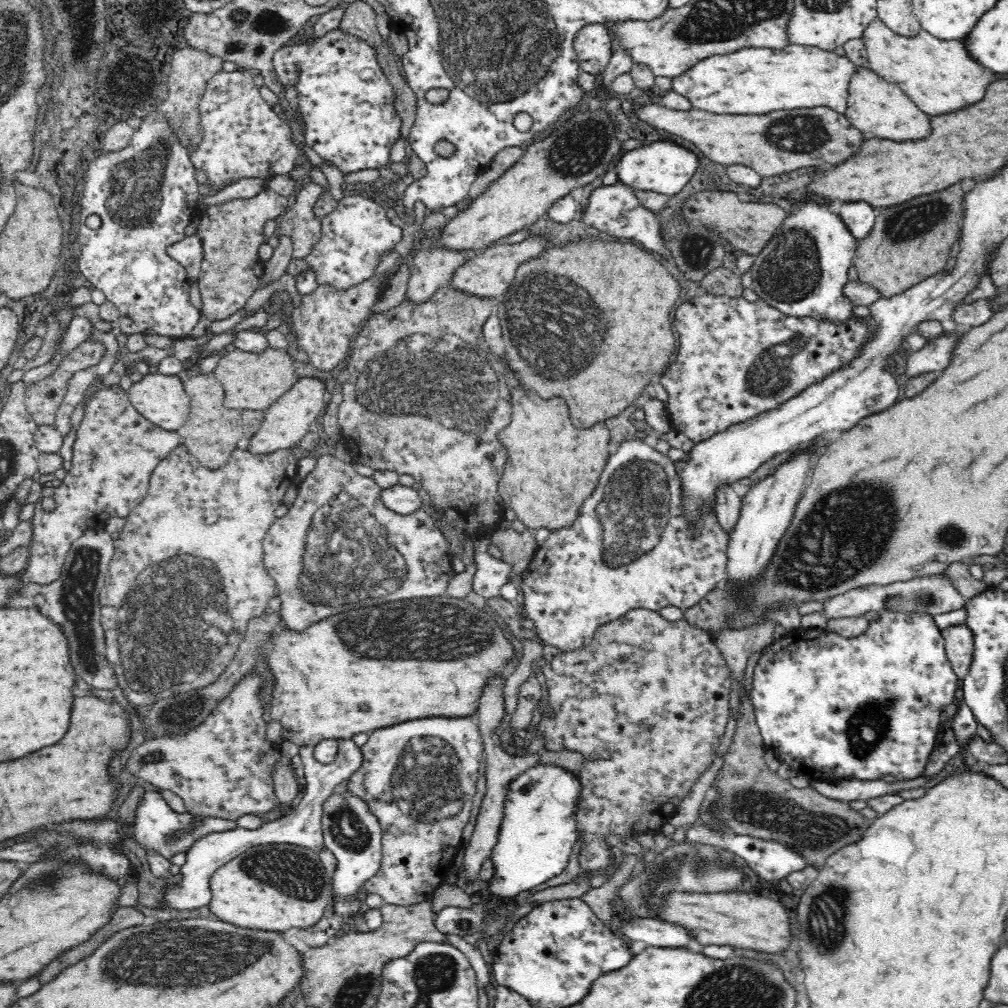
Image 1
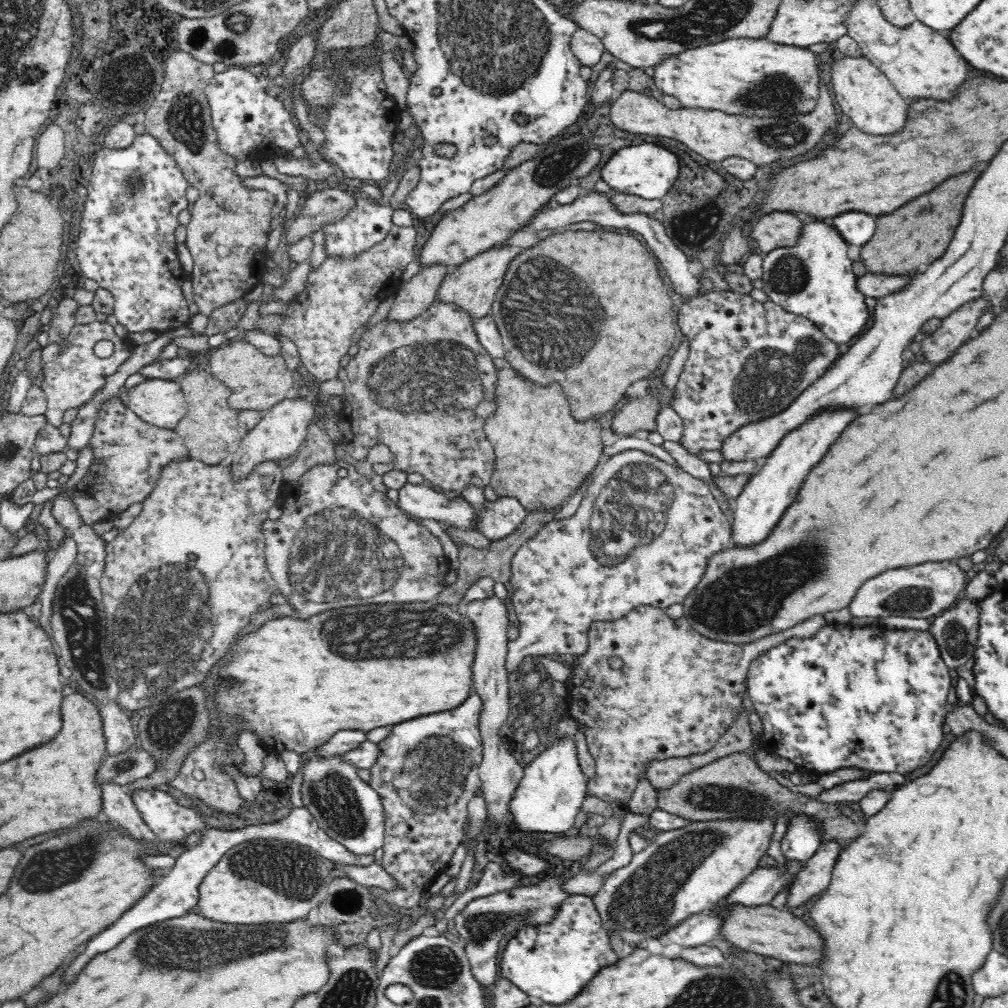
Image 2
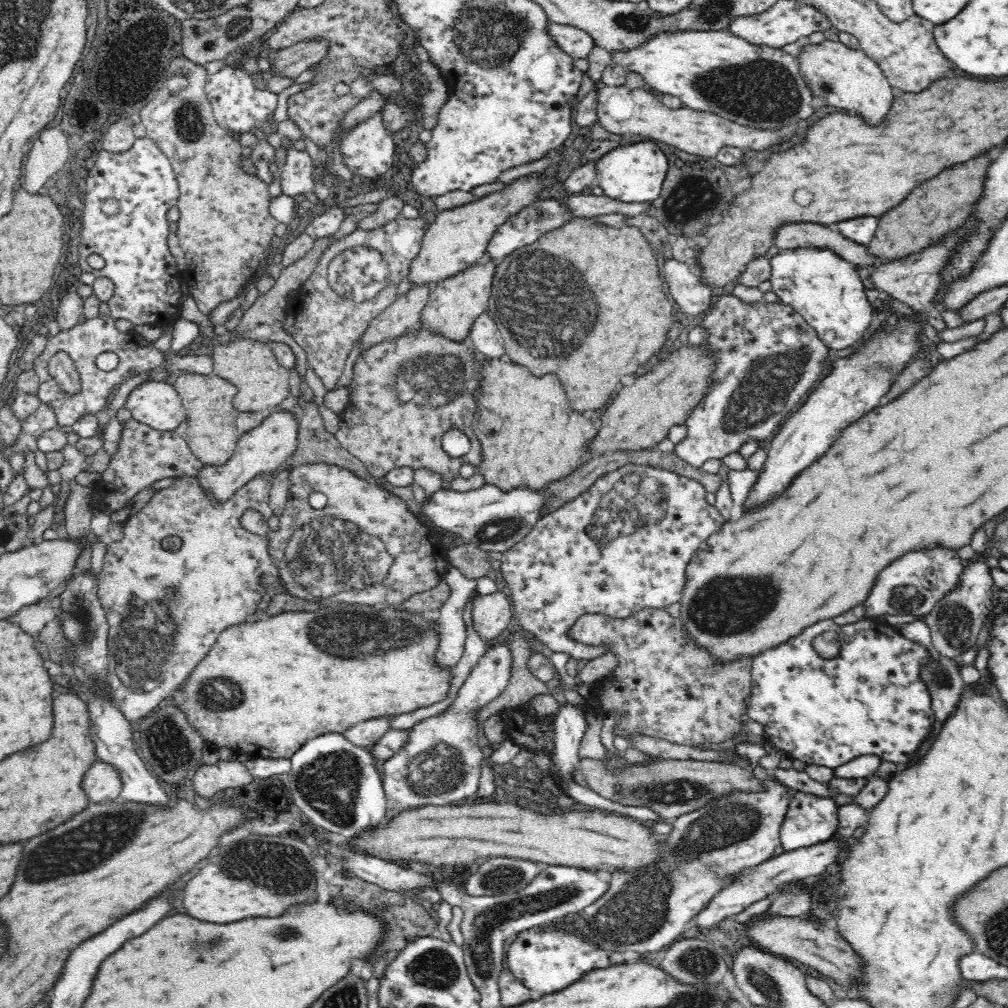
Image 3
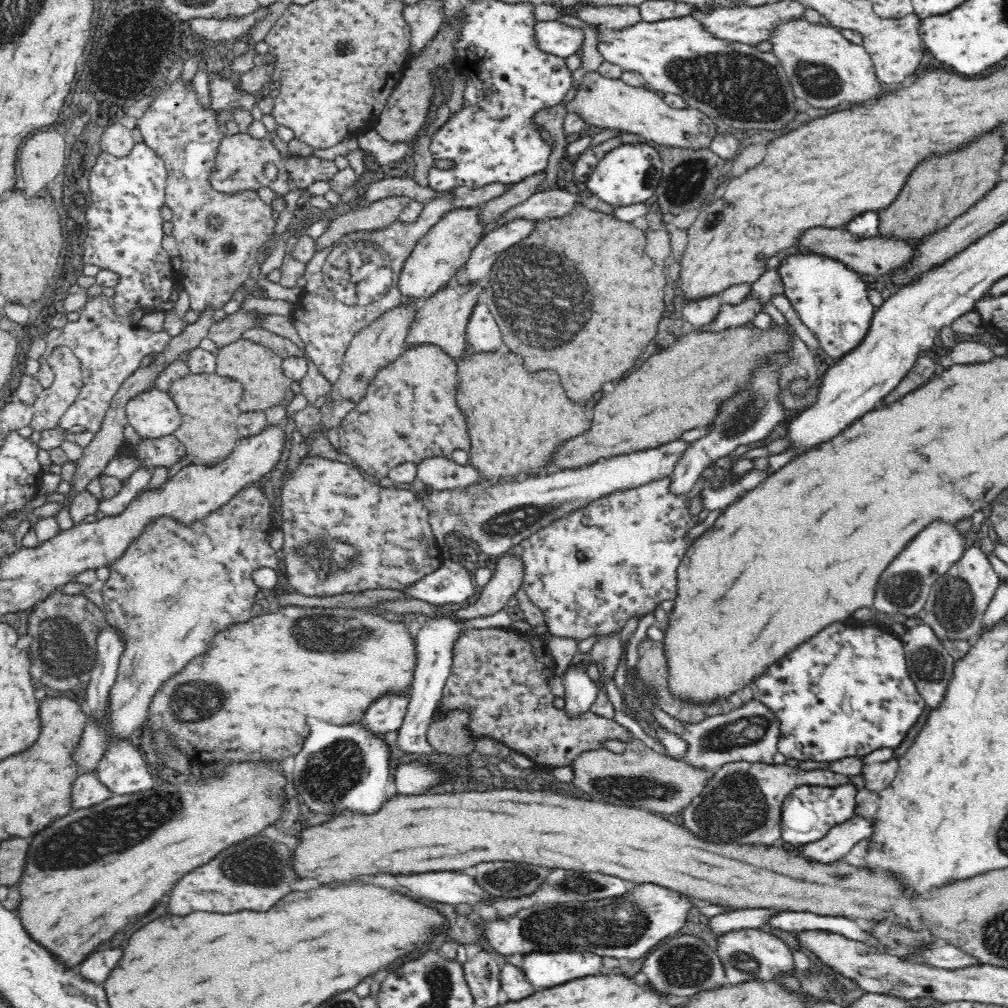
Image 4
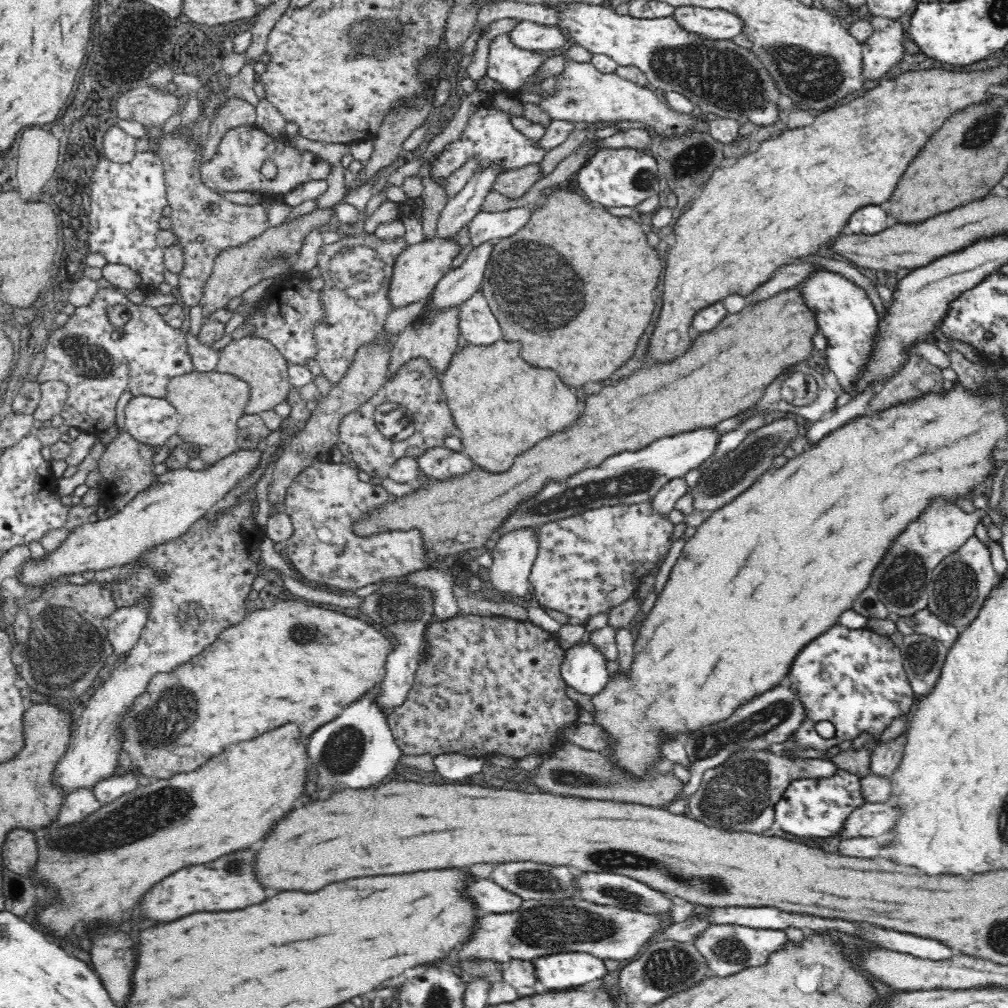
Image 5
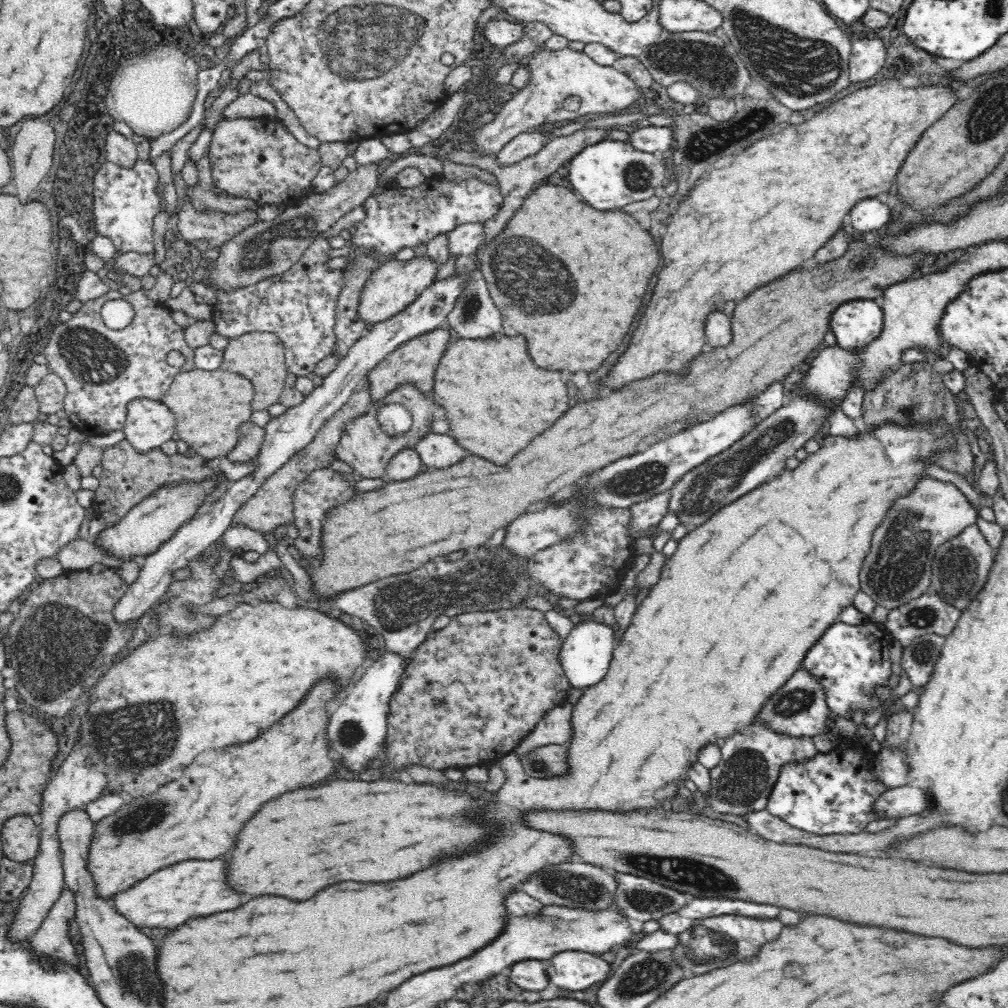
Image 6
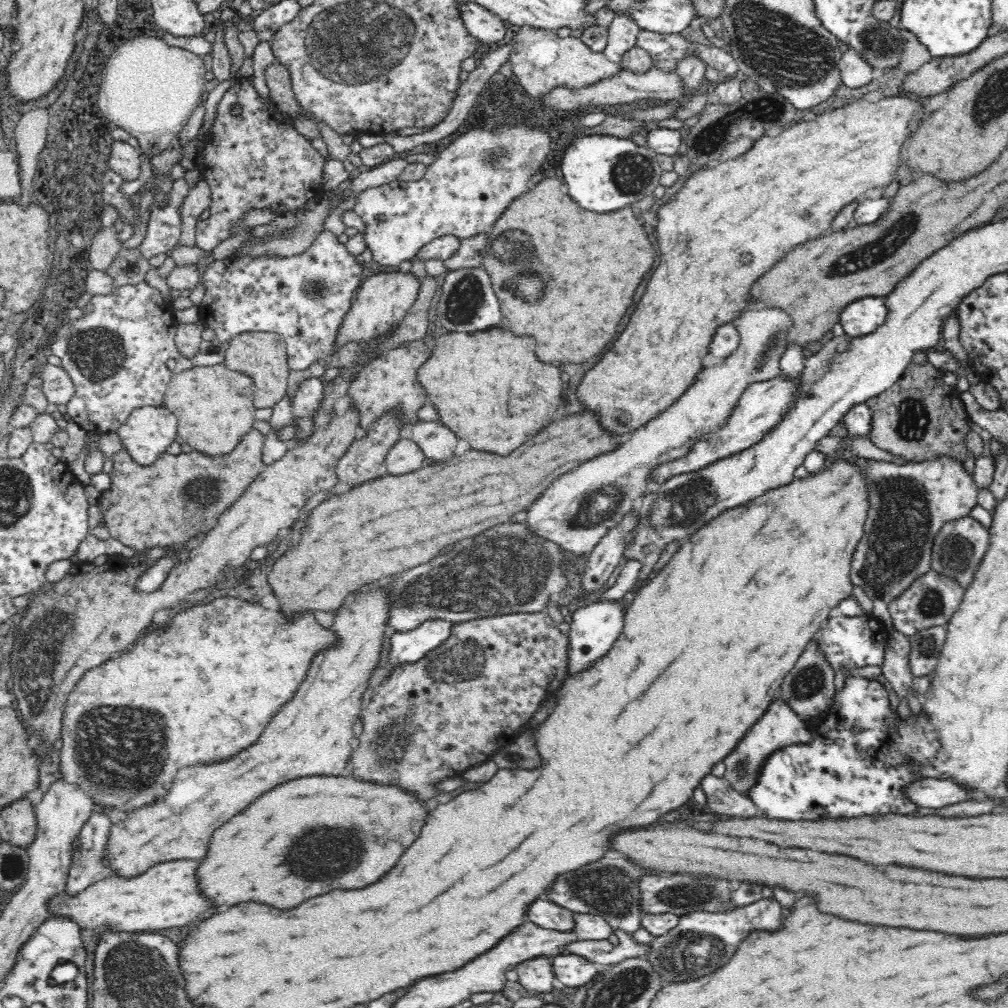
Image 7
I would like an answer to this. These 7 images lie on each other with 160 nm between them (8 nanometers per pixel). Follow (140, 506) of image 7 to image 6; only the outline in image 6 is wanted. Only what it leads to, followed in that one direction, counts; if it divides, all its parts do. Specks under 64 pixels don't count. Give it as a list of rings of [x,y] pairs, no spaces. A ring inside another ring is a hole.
[[[252,421],[242,424],[239,428],[236,446],[225,454],[226,460],[230,460],[234,464],[246,464],[250,460],[254,462],[260,454],[264,438],[264,428],[259,427]],[[121,440],[104,451],[102,456],[102,472],[99,476],[99,486],[95,490],[93,504],[91,507],[96,511],[103,522],[109,527],[118,526],[124,516],[132,511],[132,508],[141,504],[144,498],[148,498],[164,486],[180,486],[184,482],[193,482],[193,484],[202,484],[206,480],[215,482],[213,487],[207,492],[204,504],[198,506],[198,512],[210,508],[214,502],[218,502],[230,486],[230,480],[222,470],[212,468],[206,464],[207,460],[200,457],[188,457],[181,453],[173,456],[167,456],[160,448],[153,449],[146,453],[137,452],[137,450],[126,440]]]

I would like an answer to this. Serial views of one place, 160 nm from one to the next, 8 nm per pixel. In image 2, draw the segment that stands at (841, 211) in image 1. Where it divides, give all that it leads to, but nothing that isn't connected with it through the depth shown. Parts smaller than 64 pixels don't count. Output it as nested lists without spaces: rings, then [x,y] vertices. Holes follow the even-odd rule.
[[[850,212],[832,220],[833,228],[852,246],[862,246],[874,236],[874,218],[864,216],[860,212]]]

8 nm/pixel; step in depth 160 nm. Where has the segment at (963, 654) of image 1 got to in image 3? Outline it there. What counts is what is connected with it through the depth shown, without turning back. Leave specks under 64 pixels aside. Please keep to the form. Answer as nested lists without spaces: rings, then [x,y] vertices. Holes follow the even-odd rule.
[[[978,557],[970,560],[968,566],[964,566],[962,574],[960,574],[960,582],[944,594],[942,598],[934,604],[930,612],[923,615],[891,615],[883,614],[879,617],[880,621],[885,624],[896,627],[897,624],[912,624],[912,622],[924,622],[930,629],[931,642],[936,650],[950,658],[958,659],[961,654],[972,645],[975,644],[979,632],[982,630],[984,621],[993,609],[992,596],[994,596],[994,588],[997,587],[992,577],[991,569],[985,562],[980,562]]]

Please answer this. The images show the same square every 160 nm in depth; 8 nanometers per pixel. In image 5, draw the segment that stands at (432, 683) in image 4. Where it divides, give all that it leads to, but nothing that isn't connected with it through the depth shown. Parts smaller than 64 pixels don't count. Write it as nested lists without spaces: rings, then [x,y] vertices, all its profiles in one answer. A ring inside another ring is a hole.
[[[440,754],[433,758],[436,772],[450,780],[462,780],[472,775],[479,775],[482,772],[484,759],[460,756],[459,754]]]

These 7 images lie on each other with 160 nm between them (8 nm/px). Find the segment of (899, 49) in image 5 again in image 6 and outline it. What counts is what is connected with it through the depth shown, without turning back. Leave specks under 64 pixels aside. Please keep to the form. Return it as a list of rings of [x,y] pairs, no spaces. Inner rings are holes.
[[[858,35],[852,39],[851,48],[848,57],[848,72],[851,83],[873,79],[886,65],[887,46],[880,36],[870,39]]]

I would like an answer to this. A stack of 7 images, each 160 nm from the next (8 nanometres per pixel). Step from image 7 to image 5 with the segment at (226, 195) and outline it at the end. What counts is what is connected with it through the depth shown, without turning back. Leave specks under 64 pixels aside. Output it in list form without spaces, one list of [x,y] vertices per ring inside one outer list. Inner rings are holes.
[[[250,125],[236,126],[224,133],[215,156],[209,161],[202,161],[199,171],[202,182],[216,193],[254,192],[265,199],[270,196],[282,197],[310,180],[325,180],[329,173],[329,164],[308,150],[298,150],[296,146],[290,146],[286,136],[274,137],[257,126]],[[265,163],[272,163],[276,167],[274,178],[268,178],[262,173]]]

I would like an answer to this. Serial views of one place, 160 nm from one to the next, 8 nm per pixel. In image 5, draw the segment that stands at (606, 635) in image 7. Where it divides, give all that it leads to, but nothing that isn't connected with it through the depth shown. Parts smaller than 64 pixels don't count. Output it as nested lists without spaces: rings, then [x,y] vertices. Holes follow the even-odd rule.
[[[590,640],[576,641],[564,653],[561,675],[578,693],[594,696],[608,682],[608,660],[604,651]]]

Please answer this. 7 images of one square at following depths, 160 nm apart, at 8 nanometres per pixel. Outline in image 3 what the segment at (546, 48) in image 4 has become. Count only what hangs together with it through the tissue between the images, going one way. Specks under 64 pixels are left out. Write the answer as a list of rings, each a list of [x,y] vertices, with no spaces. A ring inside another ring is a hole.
[[[548,22],[545,31],[561,52],[573,59],[588,58],[595,44],[588,32],[576,25]]]

